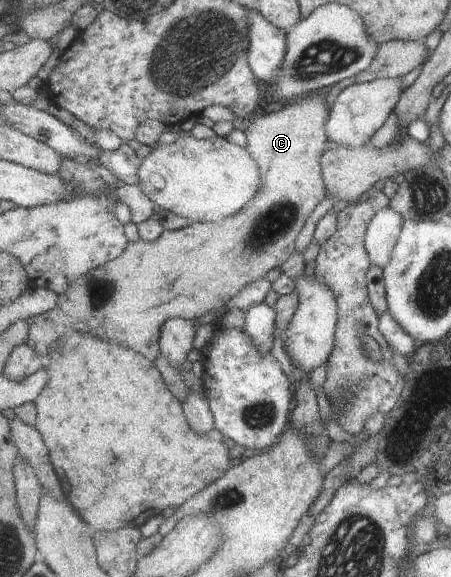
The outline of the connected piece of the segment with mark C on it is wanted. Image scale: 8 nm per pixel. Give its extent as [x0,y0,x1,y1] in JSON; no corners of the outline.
[26,94,329,362]

